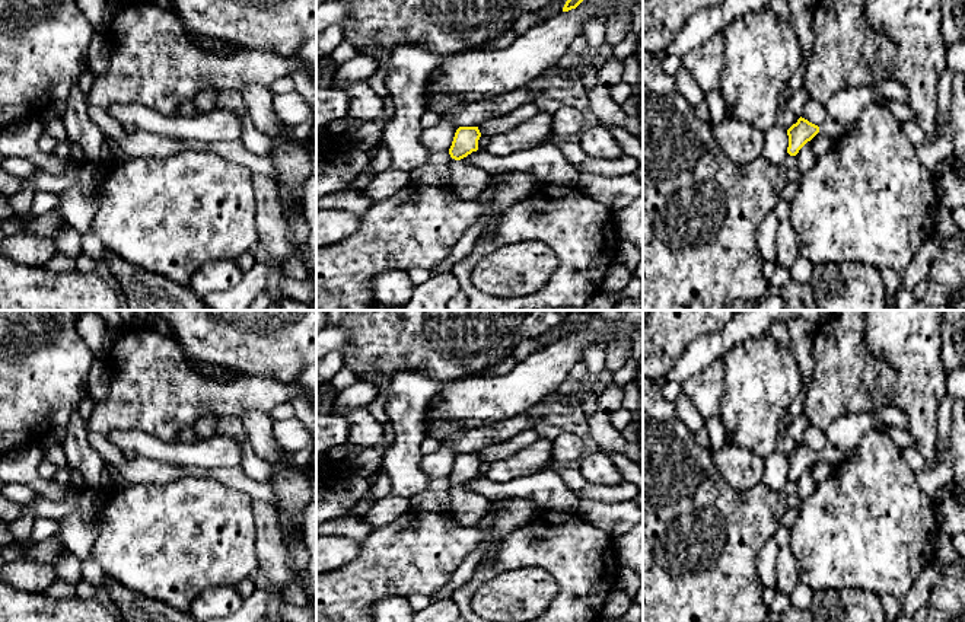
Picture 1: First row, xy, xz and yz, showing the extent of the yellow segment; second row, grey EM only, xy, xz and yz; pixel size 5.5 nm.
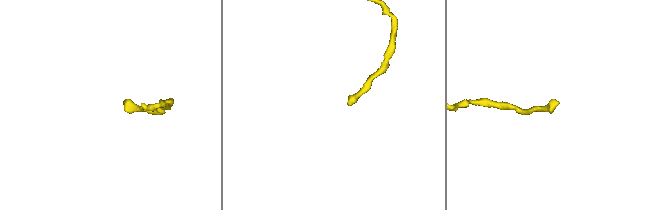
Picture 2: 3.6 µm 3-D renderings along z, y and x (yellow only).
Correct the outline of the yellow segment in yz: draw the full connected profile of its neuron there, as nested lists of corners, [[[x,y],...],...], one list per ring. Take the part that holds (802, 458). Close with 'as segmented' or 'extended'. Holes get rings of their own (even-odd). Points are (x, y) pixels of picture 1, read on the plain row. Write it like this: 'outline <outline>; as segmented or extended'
outline [[[799,444],[796,450],[793,450],[787,456],[789,462],[789,473],[787,479],[790,482],[796,482],[799,476],[810,468],[818,459],[831,465],[831,468],[837,468],[843,462],[848,460],[853,456],[853,452],[840,450],[831,444],[825,444],[819,452],[809,449],[805,444]]]; extended

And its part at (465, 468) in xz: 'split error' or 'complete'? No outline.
split error

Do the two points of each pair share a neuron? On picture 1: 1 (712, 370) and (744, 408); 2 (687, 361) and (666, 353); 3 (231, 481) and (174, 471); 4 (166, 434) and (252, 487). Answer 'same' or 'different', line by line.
1: different
2: different
3: same
4: different

